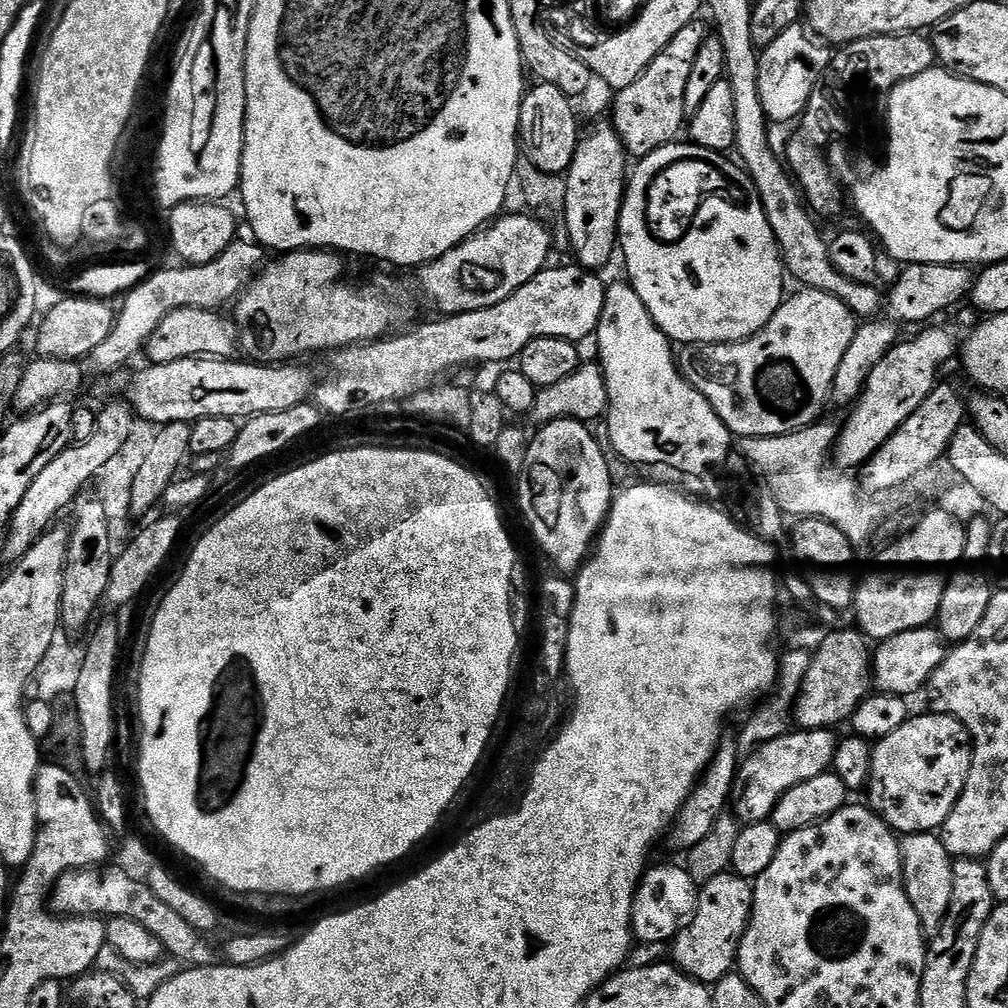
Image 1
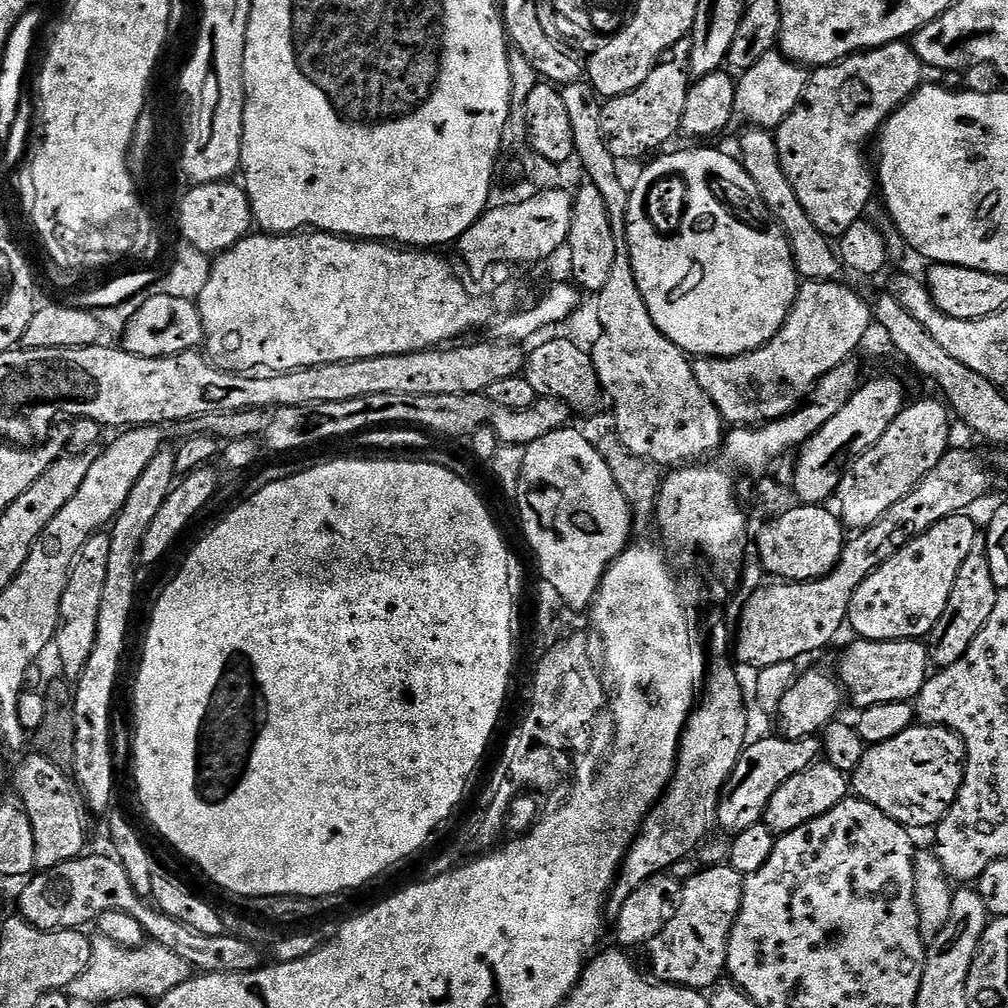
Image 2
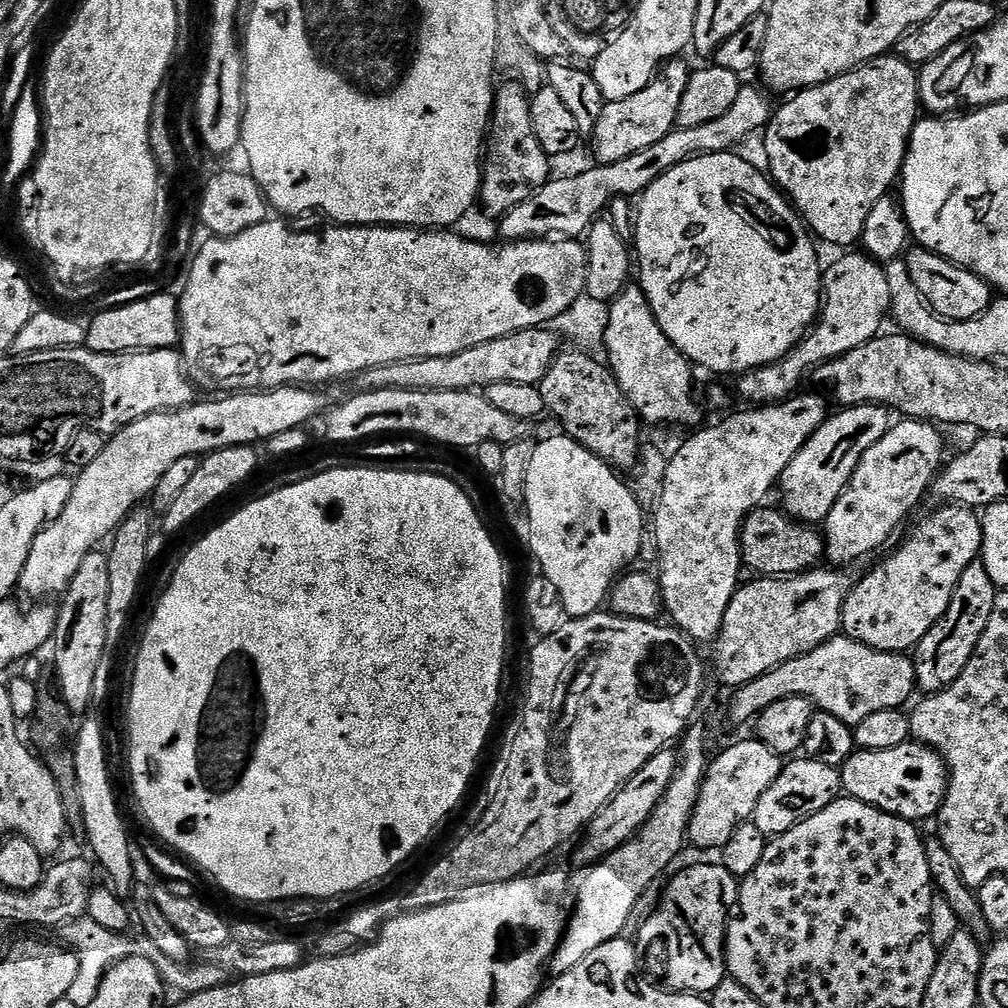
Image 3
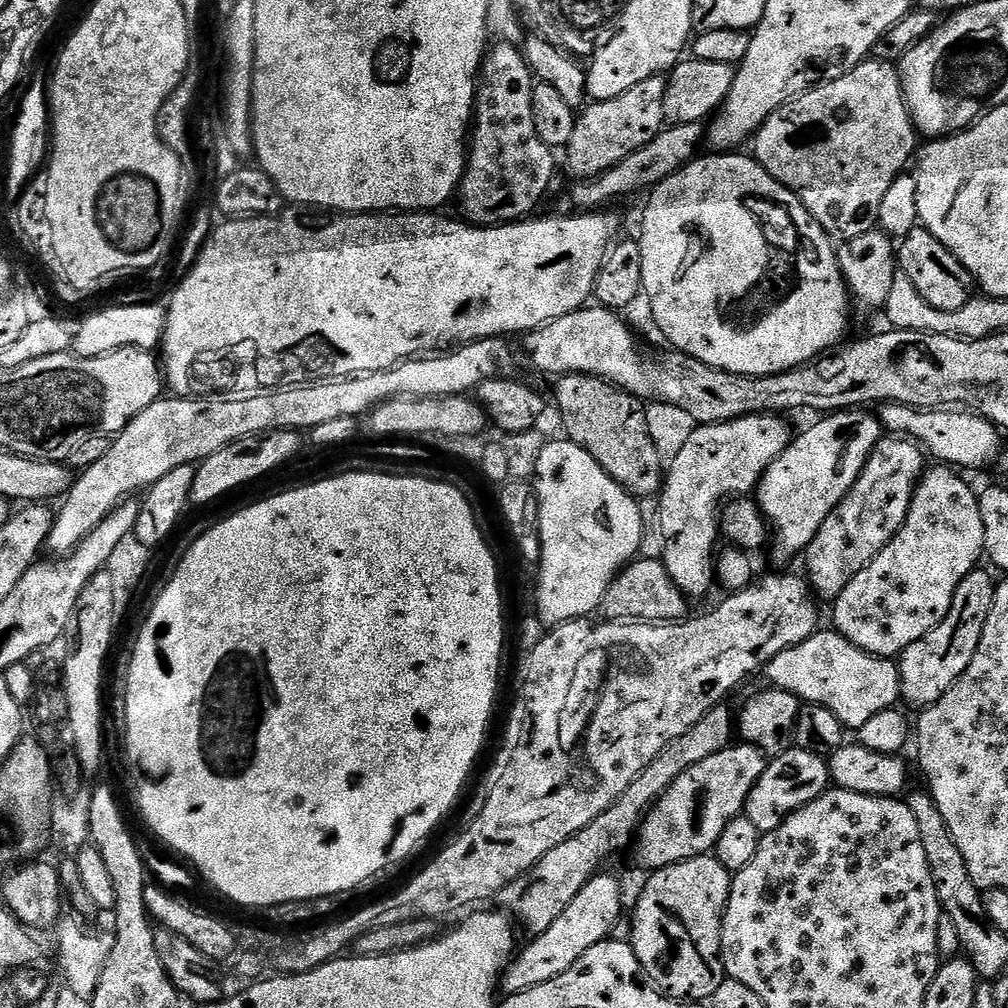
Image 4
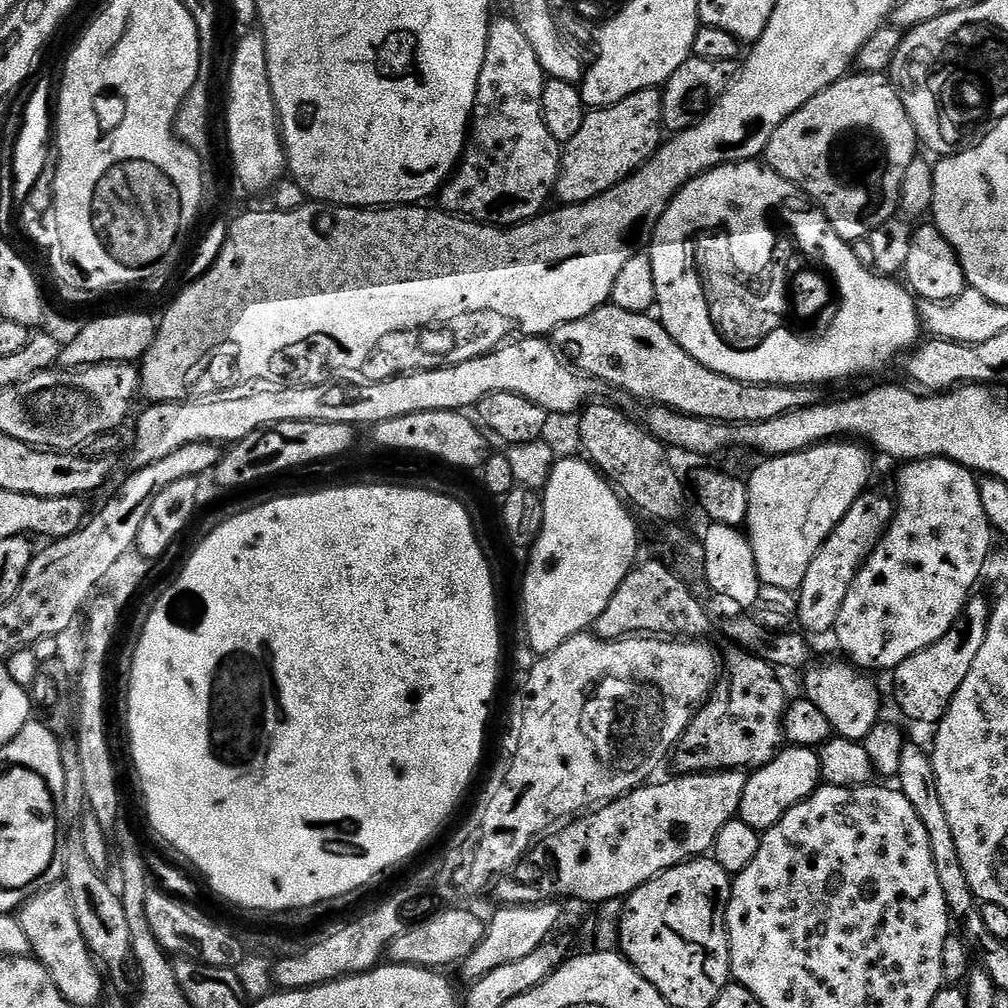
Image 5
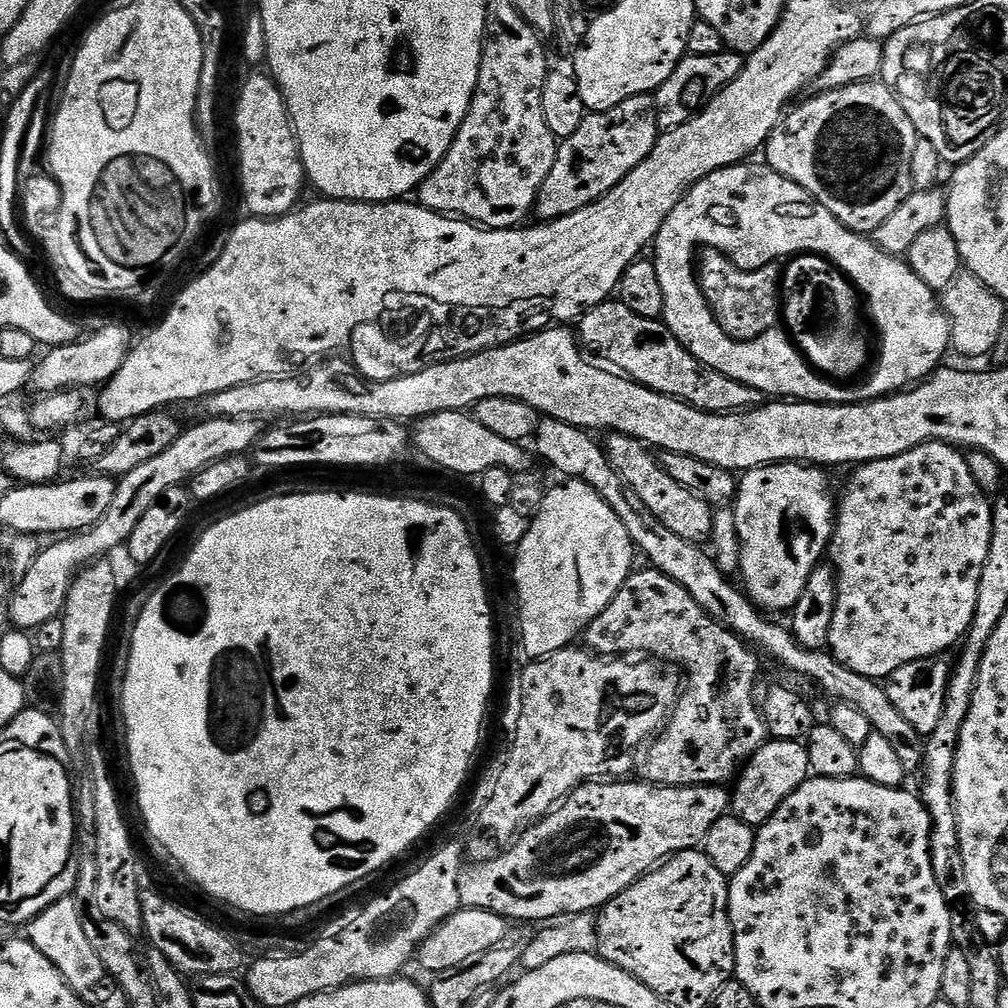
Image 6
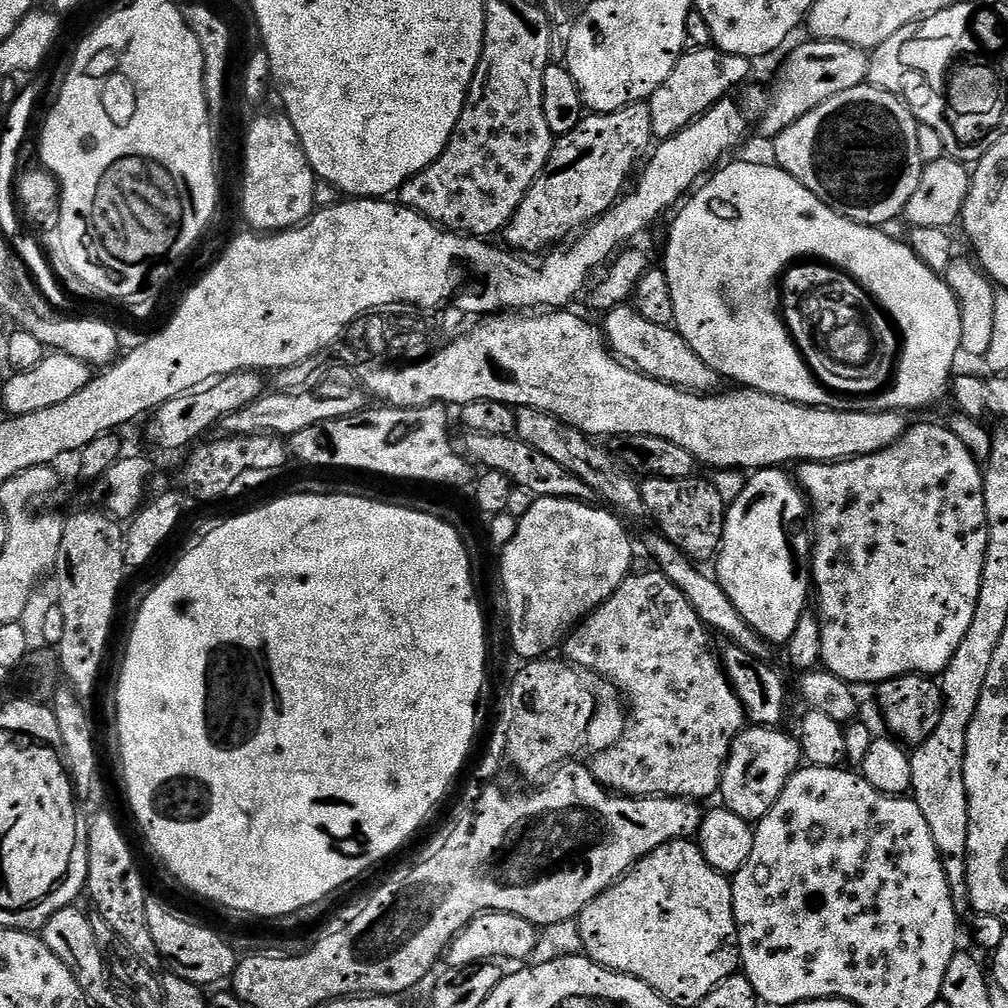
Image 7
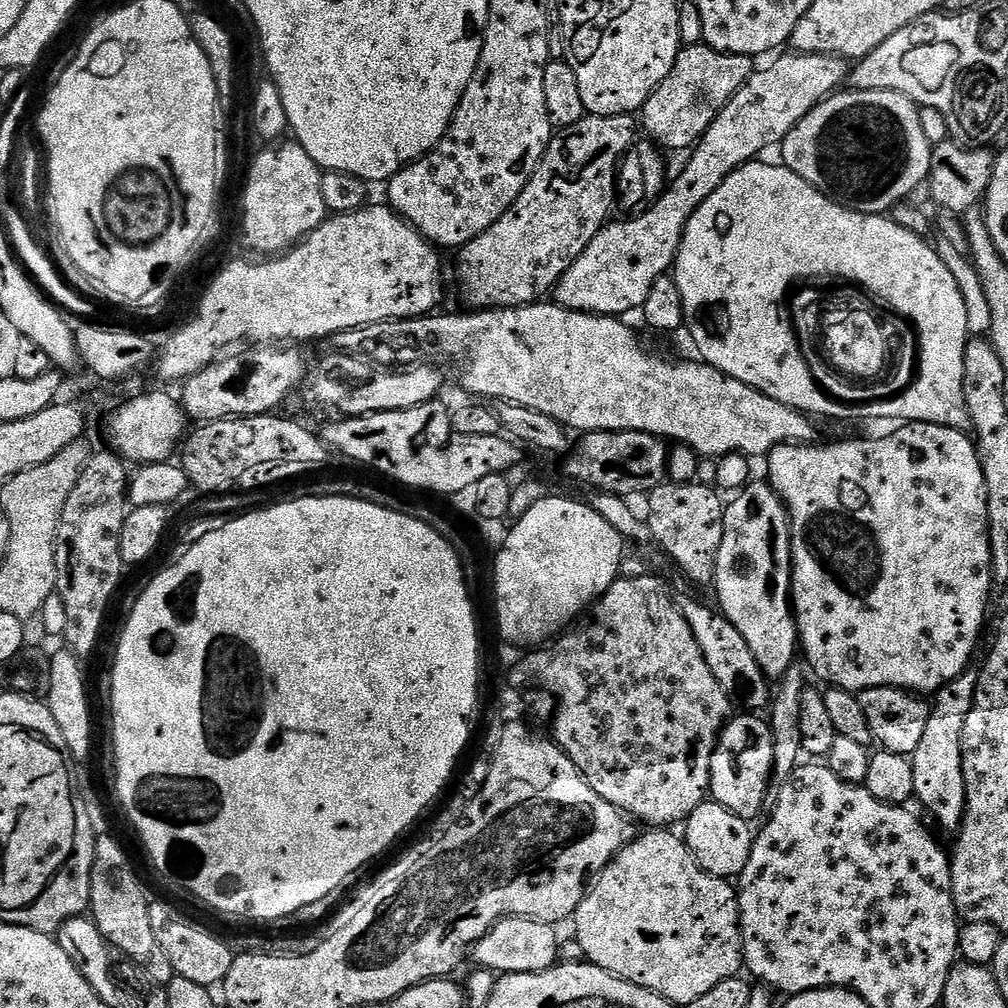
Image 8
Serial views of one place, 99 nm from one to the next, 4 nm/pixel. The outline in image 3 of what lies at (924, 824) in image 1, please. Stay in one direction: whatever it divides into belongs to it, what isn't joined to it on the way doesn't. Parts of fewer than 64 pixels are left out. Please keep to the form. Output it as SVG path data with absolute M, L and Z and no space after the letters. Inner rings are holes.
M909 742L902 746L894 746L890 750L870 750L869 752L857 750L852 753L851 758L839 769L840 783L843 791L851 799L861 800L875 808L881 808L895 816L901 816L903 820L921 822L928 820L939 813L944 795L948 789L948 765L939 752L927 748L919 742Z

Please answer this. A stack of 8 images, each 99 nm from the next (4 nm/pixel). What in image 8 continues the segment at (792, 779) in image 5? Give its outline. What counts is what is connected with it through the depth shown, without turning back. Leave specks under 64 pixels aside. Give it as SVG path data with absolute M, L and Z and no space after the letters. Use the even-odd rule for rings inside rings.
M756 714L733 715L720 731L714 754L710 758L710 796L717 804L730 810L738 818L749 822L764 808L768 796L772 767L774 766L774 742L767 719Z

